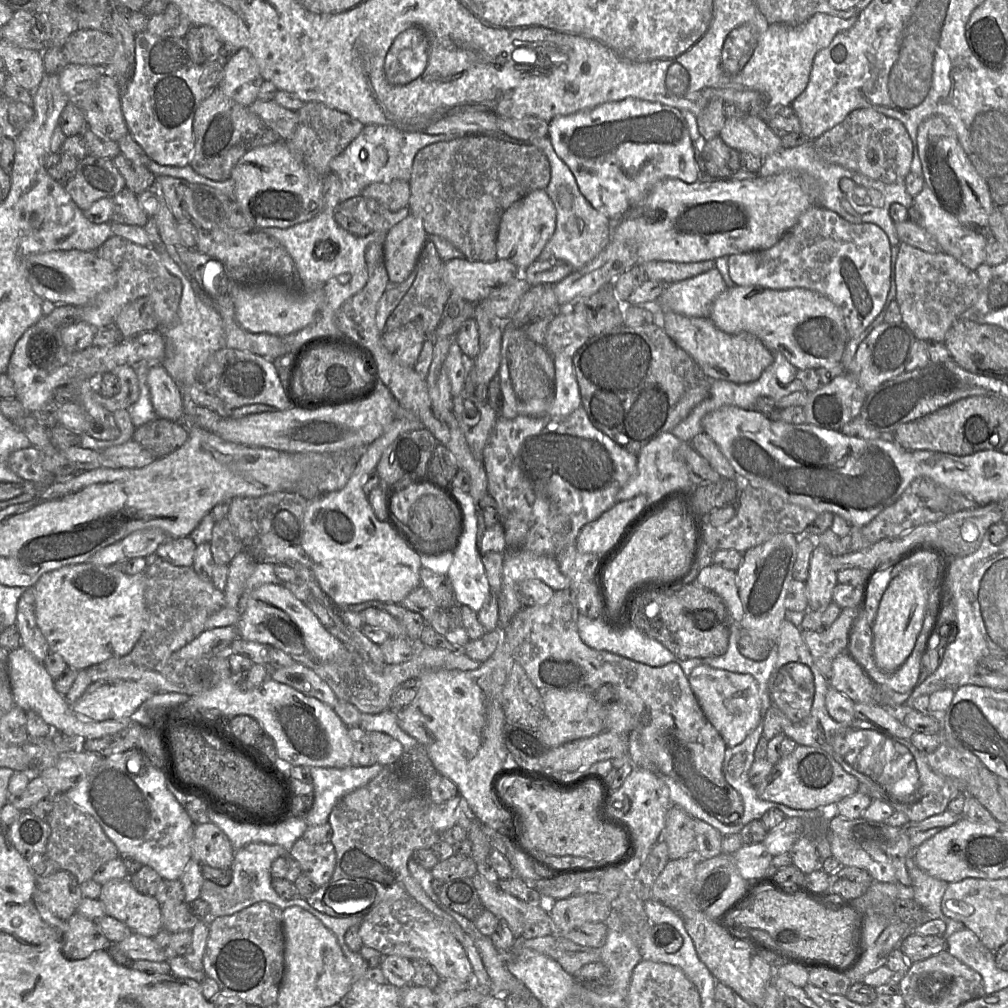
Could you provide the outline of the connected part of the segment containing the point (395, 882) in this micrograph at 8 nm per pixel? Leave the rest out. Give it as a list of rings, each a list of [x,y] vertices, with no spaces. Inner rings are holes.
[[[403,753],[391,766],[384,766],[380,773],[365,786],[343,796],[333,807],[328,819],[332,828],[331,843],[336,852],[336,866],[333,875],[326,884],[316,887],[316,890],[306,900],[319,912],[333,917],[346,917],[354,914],[366,915],[382,901],[412,897],[462,944],[472,966],[475,984],[478,987],[492,990],[491,979],[472,938],[425,894],[408,871],[407,863],[415,850],[432,848],[441,840],[441,833],[436,832],[429,821],[430,805],[424,773],[418,759],[410,753]]]

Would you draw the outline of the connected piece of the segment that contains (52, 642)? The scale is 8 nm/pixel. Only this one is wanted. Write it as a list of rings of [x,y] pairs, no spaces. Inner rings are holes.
[[[89,562],[44,573],[34,585],[33,592],[37,625],[50,652],[61,656],[67,666],[76,671],[129,654],[147,628],[146,583],[145,571],[127,575],[116,566],[97,566]]]

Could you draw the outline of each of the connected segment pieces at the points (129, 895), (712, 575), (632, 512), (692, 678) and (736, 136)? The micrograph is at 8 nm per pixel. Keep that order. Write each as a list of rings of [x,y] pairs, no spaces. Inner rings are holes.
[[[129,878],[113,879],[103,884],[98,899],[103,904],[105,915],[123,922],[131,929],[132,934],[153,938],[163,927],[160,903],[155,896],[138,892]]]
[[[711,564],[699,570],[694,583],[720,596],[731,618],[739,623],[743,607],[736,584],[736,571]]]
[[[645,495],[616,501],[610,509],[581,529],[575,541],[576,549],[580,553],[599,555],[598,562],[612,548],[626,523],[638,514],[646,503]]]
[[[699,665],[691,671],[688,682],[705,717],[721,735],[726,747],[740,744],[756,728],[760,700],[758,685],[752,675]]]
[[[756,115],[726,118],[719,136],[739,153],[748,152],[764,158],[784,148],[781,138]]]

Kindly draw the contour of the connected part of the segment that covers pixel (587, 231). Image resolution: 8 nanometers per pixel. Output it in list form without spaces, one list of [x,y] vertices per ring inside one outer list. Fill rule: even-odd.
[[[548,137],[523,141],[533,141],[549,161],[550,181],[545,190],[556,209],[555,229],[538,259],[541,261],[563,260],[571,265],[572,271],[578,270],[605,248],[611,239],[614,223],[595,209],[584,197],[571,170],[556,154]]]

